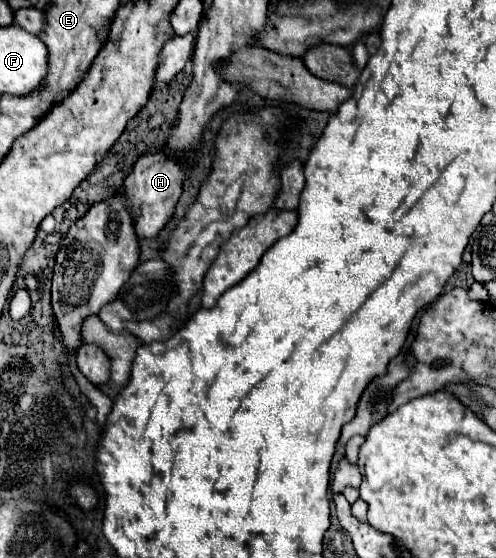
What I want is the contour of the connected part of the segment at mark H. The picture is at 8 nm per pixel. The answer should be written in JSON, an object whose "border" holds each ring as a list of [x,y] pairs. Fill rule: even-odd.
{"border":[[[163,150],[145,152],[133,166],[133,172],[125,178],[123,184],[123,198],[127,200],[127,208],[133,216],[133,226],[137,238],[157,238],[165,224],[171,220],[175,204],[181,196],[181,184],[185,178],[185,170],[179,162],[167,158]]]}

